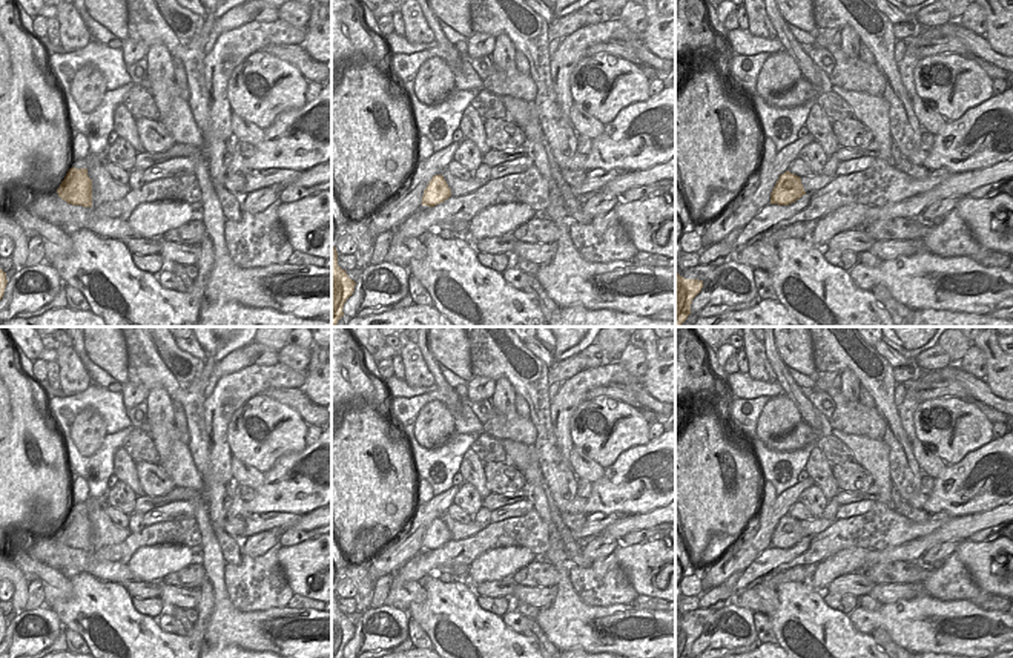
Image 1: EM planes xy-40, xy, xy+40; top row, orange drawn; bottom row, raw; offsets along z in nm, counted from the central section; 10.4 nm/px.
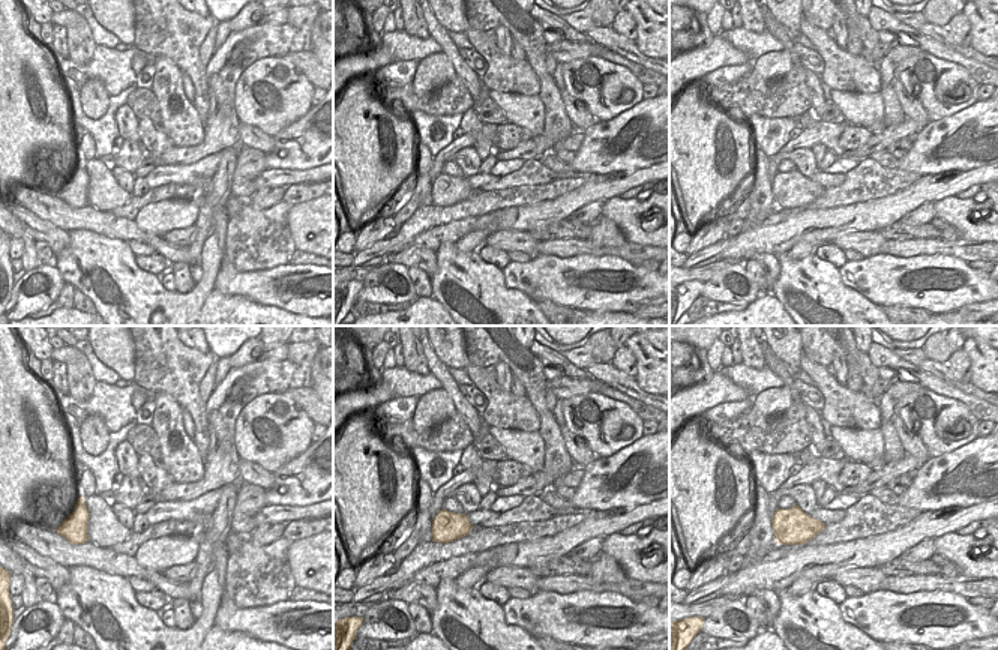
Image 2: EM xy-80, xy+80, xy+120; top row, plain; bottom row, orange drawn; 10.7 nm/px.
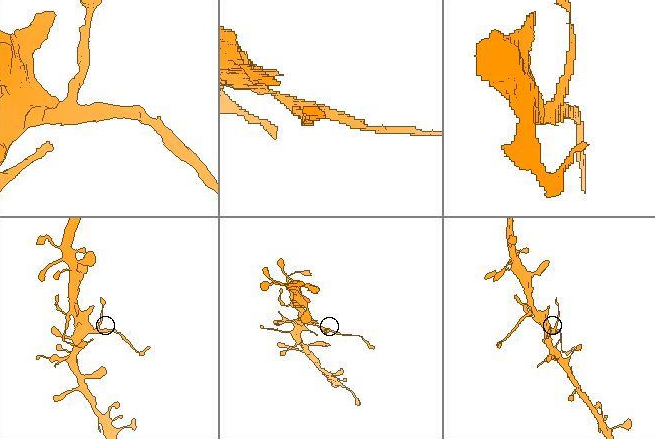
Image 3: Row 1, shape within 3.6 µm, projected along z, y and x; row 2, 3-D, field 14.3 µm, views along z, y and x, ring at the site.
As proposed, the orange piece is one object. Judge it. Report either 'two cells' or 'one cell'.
two cells

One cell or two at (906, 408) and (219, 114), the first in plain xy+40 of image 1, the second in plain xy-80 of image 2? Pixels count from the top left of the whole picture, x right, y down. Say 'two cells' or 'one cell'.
one cell

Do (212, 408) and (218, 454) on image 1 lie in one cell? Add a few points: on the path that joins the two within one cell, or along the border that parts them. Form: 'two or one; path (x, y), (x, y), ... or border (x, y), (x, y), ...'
one; path (217, 419), (218, 442)

